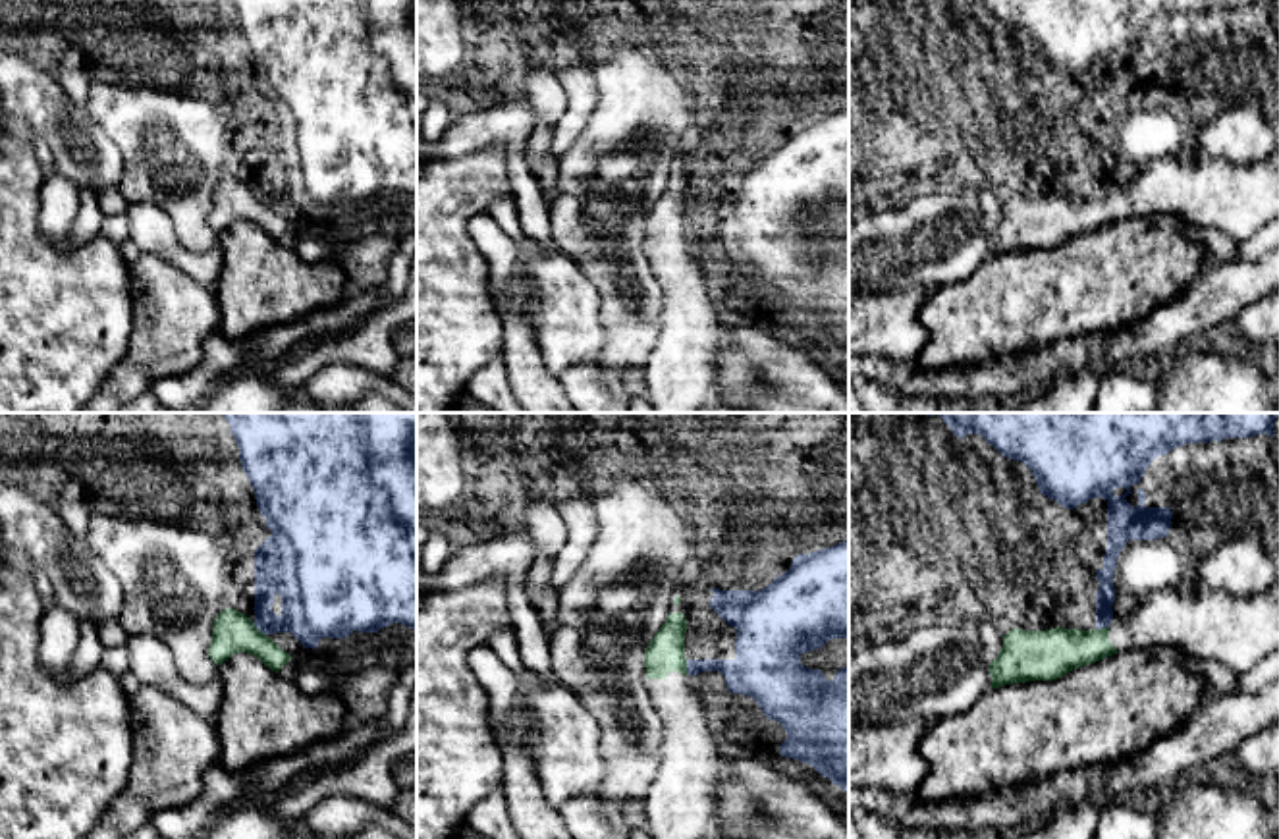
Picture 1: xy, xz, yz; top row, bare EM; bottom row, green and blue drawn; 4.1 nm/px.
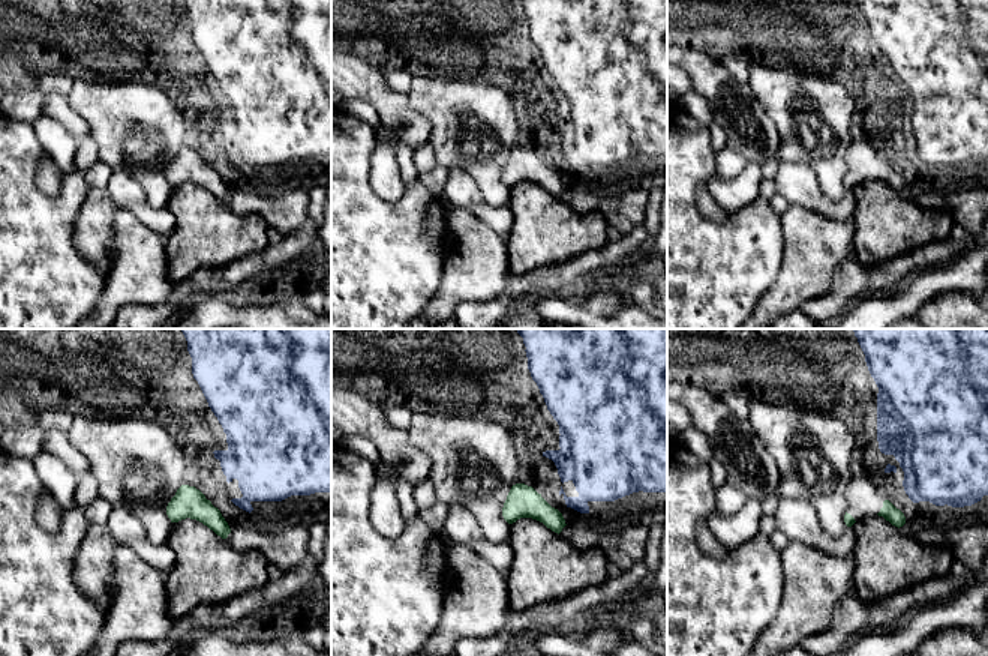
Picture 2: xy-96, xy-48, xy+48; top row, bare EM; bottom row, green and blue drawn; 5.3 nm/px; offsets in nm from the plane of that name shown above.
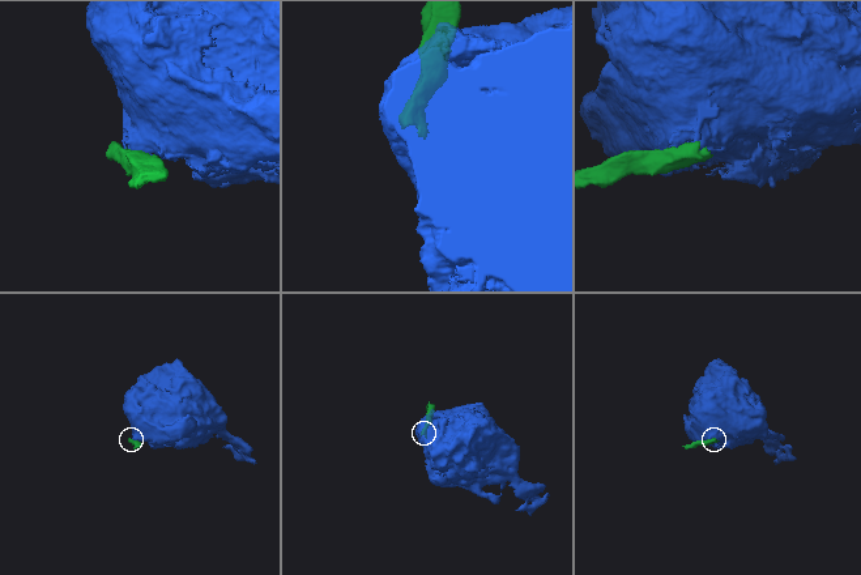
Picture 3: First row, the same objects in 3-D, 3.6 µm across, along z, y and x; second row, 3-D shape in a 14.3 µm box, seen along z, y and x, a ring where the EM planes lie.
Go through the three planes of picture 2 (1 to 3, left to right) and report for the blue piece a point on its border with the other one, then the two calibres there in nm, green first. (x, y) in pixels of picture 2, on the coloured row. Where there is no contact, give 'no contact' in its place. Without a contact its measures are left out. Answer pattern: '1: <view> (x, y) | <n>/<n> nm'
1: no contact
2: no contact
3: no contact

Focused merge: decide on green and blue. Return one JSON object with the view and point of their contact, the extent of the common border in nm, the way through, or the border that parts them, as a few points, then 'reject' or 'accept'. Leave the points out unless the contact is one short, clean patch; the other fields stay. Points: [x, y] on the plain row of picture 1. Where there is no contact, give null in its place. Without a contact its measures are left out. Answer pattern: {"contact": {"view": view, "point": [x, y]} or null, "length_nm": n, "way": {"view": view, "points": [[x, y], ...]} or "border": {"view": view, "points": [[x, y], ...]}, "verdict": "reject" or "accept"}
{"contact": {"view": "xy", "point": [257, 197]}, "length_nm": 90, "border": {"view": "xy", "points": [[251, 189], [265, 203]]}, "verdict": "reject"}

